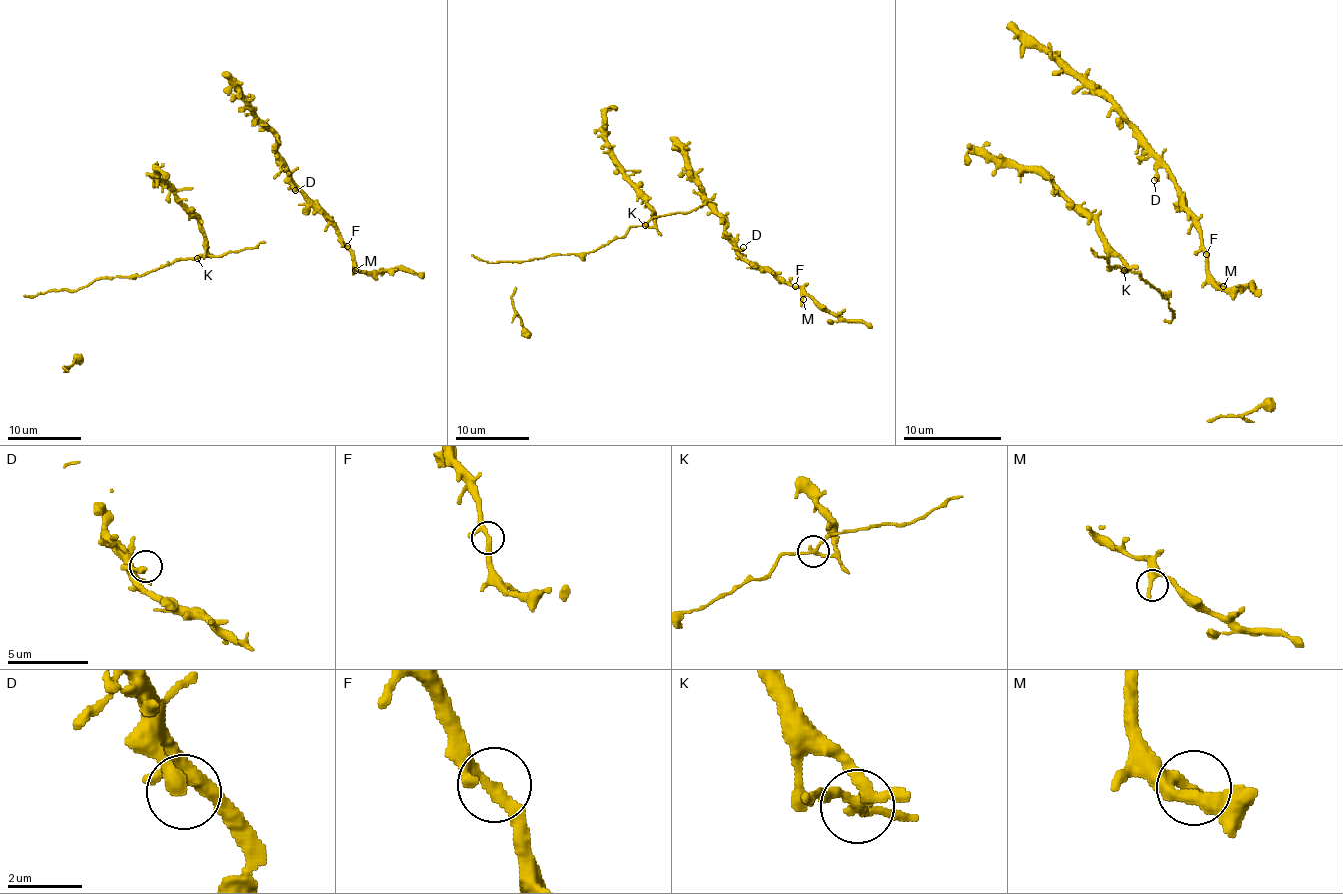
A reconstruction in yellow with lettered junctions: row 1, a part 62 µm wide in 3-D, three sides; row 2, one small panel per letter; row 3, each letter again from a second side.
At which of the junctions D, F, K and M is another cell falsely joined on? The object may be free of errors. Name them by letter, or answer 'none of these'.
K

